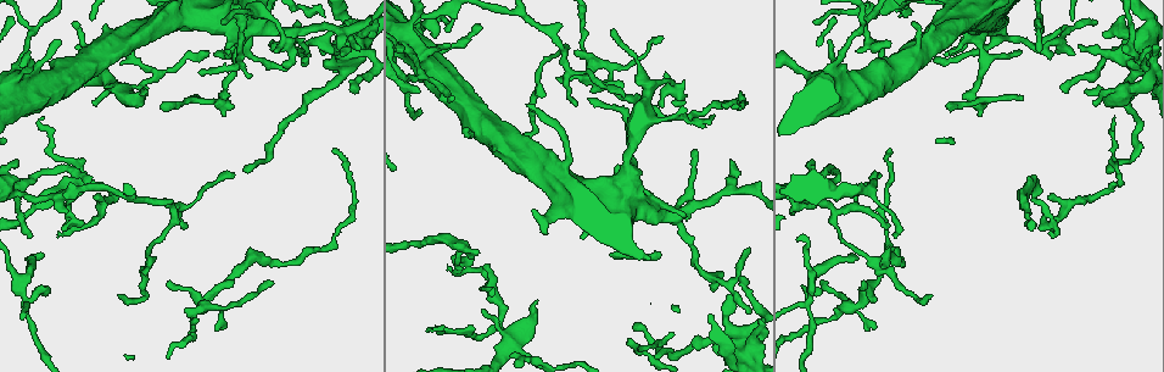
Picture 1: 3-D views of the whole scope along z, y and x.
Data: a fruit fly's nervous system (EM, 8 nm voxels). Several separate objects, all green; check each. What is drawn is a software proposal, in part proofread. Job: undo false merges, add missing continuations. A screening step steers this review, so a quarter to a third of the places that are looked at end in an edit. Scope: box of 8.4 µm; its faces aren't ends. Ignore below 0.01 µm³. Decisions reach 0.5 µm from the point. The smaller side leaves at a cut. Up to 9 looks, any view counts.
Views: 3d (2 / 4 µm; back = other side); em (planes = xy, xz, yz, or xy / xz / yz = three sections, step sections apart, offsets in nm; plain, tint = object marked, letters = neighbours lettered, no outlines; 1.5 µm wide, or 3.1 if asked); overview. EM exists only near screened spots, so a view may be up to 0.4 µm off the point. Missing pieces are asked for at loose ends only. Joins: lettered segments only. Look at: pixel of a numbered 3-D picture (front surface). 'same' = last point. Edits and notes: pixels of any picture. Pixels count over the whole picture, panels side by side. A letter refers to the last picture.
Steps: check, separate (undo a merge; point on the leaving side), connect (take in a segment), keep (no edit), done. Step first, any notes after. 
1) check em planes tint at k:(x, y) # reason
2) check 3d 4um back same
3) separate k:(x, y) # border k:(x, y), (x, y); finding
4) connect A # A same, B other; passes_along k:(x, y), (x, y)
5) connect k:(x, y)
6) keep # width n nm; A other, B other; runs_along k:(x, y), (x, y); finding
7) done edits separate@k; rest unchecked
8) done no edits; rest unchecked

check em planes letters at 1:(929, 294) # tapers out

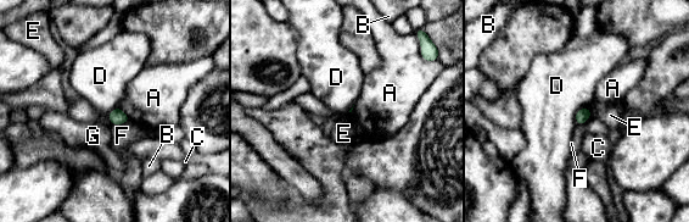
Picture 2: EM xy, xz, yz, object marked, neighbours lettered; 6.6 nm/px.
keep # longest_contact D 140 nm; A other, B other, C other, D other, E other, F other, G other; border 2:(588, 107), (576, 114), (577, 125); none of them fits

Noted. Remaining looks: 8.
check em xy step 4 tint at 1:(477, 251) # free end

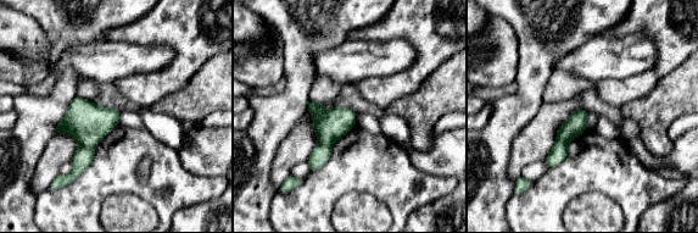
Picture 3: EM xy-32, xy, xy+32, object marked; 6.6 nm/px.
check em planes letters same

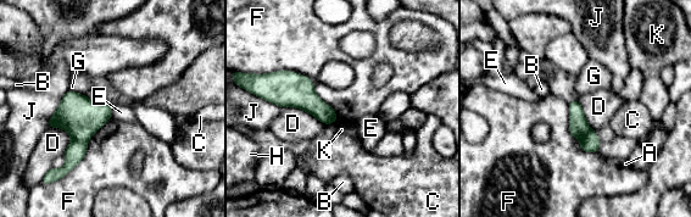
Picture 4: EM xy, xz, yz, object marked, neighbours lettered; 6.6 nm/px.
separate 4:(74, 152) # A other, B other, C other, D other, E other, F other, G other, H other, J other, K other; border 4:(72, 139), (87, 142); two cells meet here

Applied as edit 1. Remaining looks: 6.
check em planes letters at 1:(1127, 93) # three arms meet

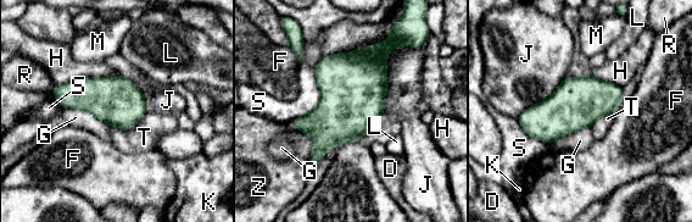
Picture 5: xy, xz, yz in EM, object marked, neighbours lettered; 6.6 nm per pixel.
keep # D other, F other, G other, H other, J other, K other, L other, M other, R other, S other, T other, Z other; border 5:(146, 111), (128, 129), (109, 125); all the same cell

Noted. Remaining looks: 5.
check em planes letters at 1:(559, 78) # thin end

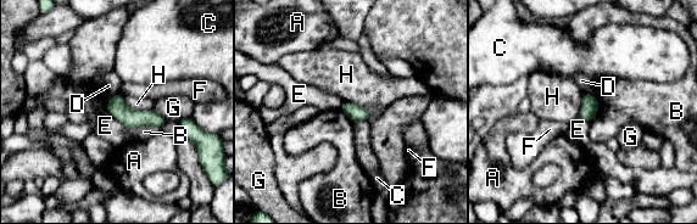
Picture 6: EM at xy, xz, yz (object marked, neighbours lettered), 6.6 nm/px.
keep # width 110 nm; A other, B other, C other, D other, E other, F other, G other, H other; runs_along 6:(110, 105), (130, 118), (161, 121); none of them fits

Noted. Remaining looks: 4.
done edits separate@4; rest unchecked

